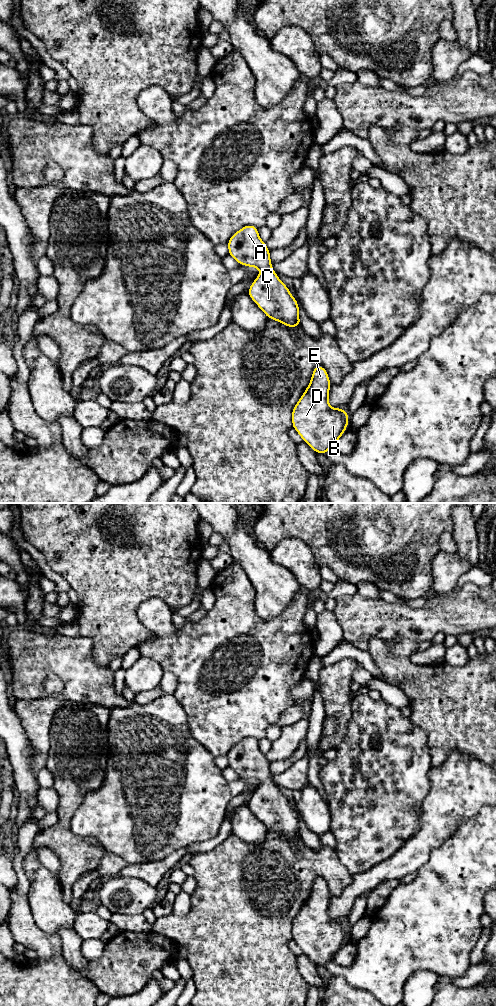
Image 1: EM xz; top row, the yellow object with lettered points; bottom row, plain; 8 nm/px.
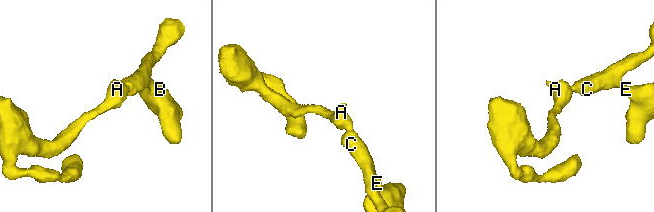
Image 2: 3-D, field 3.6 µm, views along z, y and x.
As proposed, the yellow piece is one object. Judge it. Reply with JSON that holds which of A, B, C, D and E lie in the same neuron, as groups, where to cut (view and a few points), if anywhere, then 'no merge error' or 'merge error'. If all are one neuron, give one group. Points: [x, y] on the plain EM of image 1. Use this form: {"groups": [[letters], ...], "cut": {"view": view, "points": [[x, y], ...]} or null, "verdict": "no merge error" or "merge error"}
{"groups": [["A", "B", "C", "D", "E"]], "cut": null, "verdict": "no merge error"}

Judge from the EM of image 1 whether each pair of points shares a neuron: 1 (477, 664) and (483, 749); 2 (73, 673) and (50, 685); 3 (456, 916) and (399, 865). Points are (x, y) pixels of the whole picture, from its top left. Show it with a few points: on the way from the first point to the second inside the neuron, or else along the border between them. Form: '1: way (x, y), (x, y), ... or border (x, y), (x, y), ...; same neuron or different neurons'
1: way (477, 685), (477, 728); same neuron
2: border (48, 674), (61, 681), (57, 697), (71, 701); different neurons
3: border (430, 851), (429, 858), (416, 870); different neurons

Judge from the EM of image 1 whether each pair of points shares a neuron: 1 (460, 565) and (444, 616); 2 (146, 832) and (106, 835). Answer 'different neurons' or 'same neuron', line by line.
1: different neurons
2: same neuron

